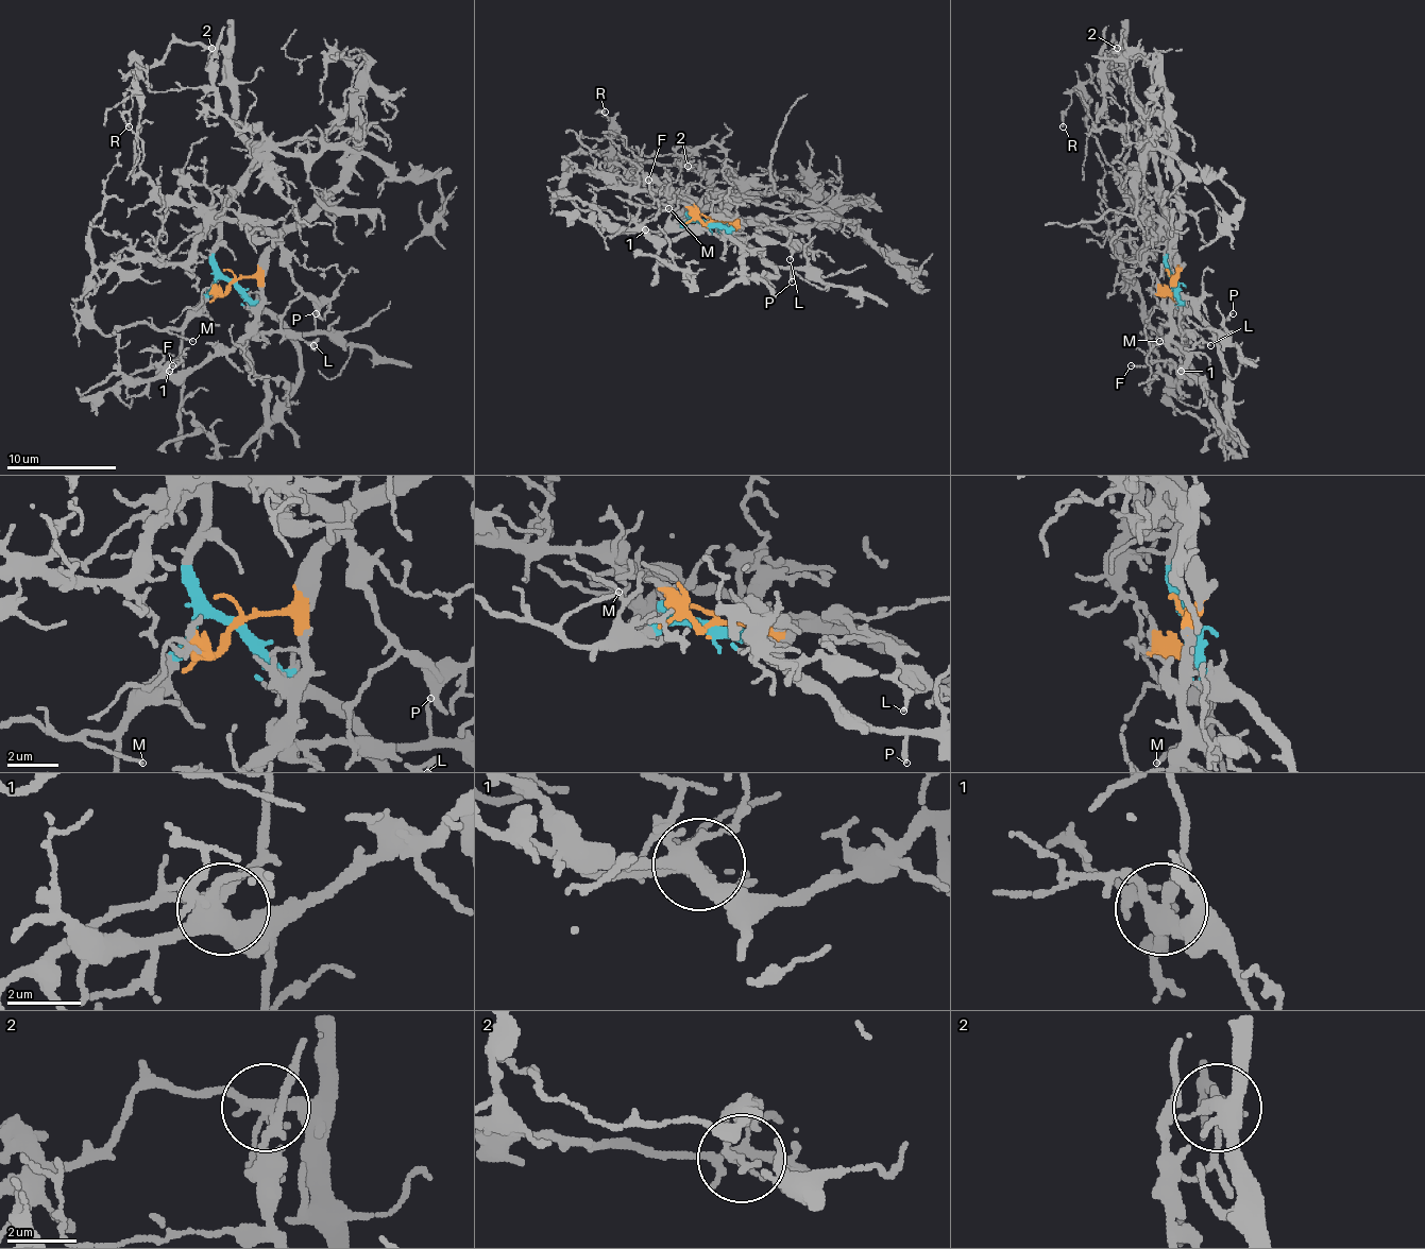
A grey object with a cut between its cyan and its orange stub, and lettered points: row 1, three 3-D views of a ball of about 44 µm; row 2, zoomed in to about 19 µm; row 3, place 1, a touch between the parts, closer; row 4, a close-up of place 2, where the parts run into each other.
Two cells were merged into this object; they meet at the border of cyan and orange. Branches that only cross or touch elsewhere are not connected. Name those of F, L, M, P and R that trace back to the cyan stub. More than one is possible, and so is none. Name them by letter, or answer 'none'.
M, P, R

